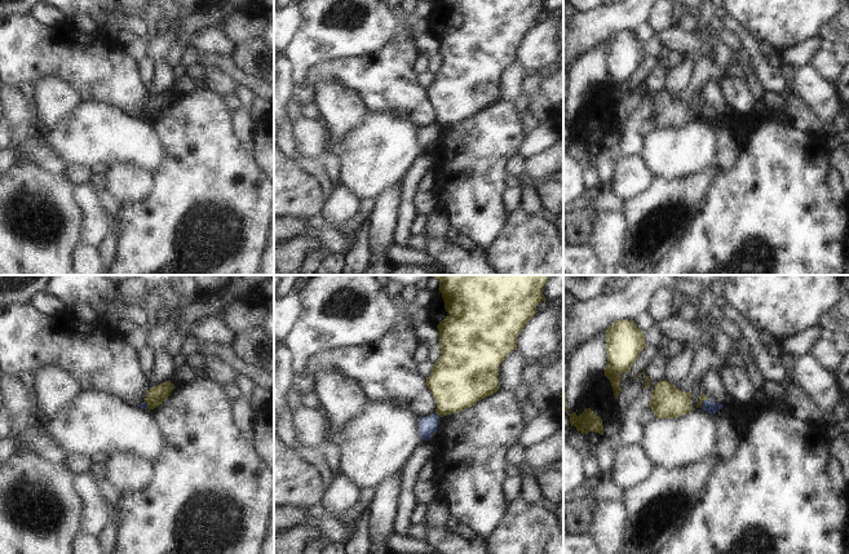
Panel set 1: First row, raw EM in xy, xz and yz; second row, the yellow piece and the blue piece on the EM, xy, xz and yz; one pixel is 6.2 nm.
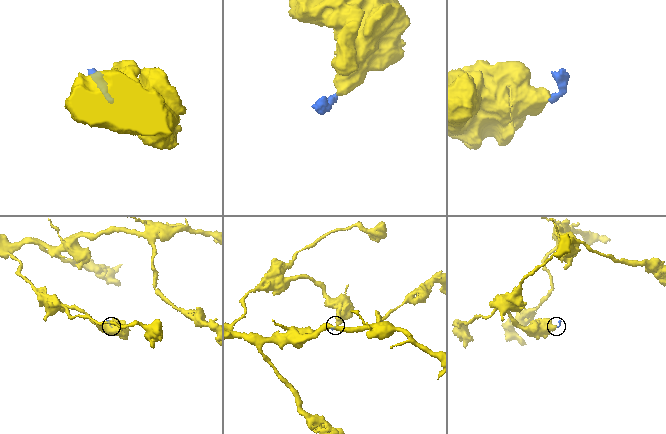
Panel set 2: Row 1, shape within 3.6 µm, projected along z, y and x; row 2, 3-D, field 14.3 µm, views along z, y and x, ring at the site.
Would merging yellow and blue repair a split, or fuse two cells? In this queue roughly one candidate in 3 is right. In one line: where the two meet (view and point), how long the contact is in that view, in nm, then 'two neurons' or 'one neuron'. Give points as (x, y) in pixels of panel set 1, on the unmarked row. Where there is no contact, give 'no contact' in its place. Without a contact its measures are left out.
contact xz (437, 124); length 50 nm; two neurons

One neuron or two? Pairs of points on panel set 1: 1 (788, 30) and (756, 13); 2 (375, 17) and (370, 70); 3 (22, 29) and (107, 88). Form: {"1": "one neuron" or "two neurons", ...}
{"1": "one neuron", "2": "two neurons", "3": "one neuron"}

